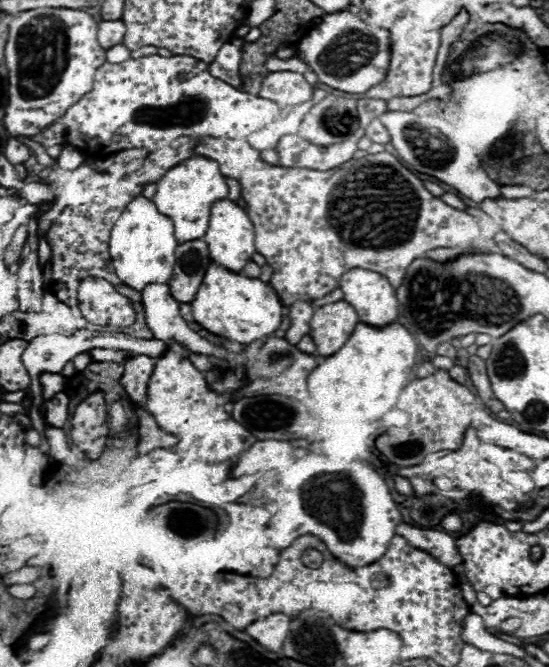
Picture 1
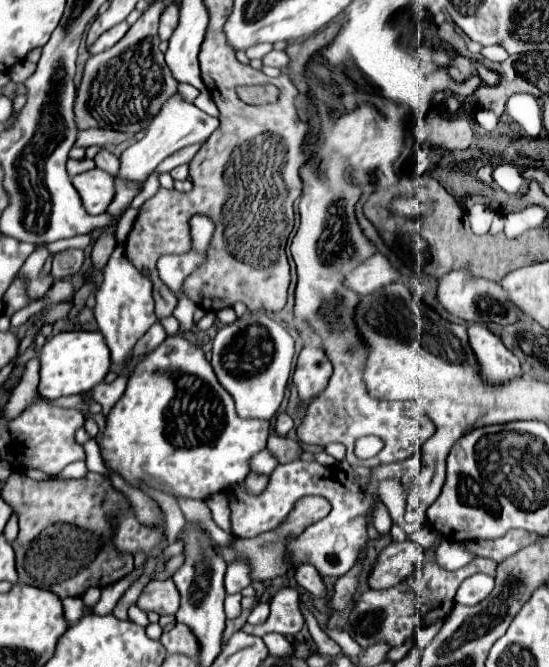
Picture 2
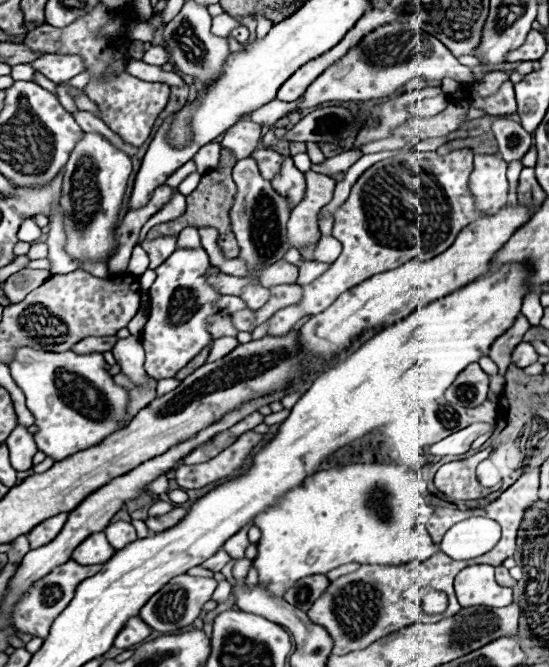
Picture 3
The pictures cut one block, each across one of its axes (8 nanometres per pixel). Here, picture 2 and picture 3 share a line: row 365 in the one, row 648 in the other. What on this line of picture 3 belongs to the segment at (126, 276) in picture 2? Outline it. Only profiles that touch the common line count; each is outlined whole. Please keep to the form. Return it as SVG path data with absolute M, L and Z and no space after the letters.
M134 616L134 618L128 620L126 628L122 628L122 632L116 636L114 648L124 650L124 648L130 648L130 646L134 646L134 644L140 644L142 640L146 640L146 638L150 636L150 632L152 632L150 626L146 626L146 624L140 620L140 616Z

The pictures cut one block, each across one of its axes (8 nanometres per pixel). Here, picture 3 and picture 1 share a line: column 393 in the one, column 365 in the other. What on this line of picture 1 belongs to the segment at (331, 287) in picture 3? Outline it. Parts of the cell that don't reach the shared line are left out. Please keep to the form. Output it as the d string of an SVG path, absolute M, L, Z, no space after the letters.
M198 138L194 154L216 160L224 178L236 178L240 182L250 220L256 228L256 252L266 256L266 262L272 266L274 274L270 284L286 306L298 300L312 300L330 294L332 290L340 288L342 274L352 268L374 270L386 276L396 290L400 288L412 260L434 248L470 246L480 236L480 226L474 216L466 214L464 210L456 210L444 204L440 198L432 196L424 188L422 180L404 168L390 152L368 154L362 160L348 160L340 168L328 172L266 164L260 160L260 152L254 150L248 142L228 138Z

